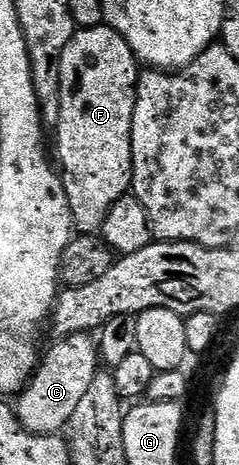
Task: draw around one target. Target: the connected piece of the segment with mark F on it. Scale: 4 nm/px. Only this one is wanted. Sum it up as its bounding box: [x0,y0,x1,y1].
[54,25,140,234]

